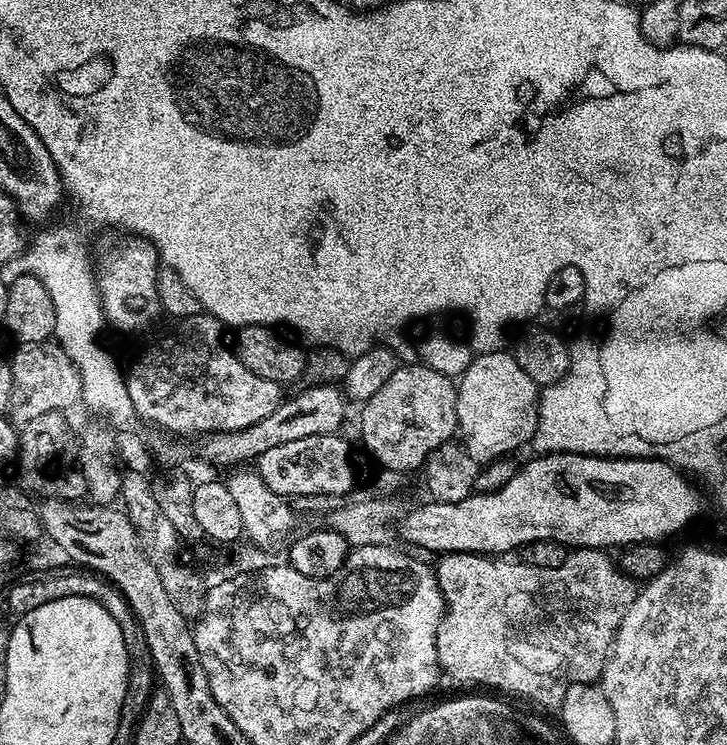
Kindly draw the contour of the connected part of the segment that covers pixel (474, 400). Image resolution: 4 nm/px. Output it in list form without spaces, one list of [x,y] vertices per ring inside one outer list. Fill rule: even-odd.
[[[497,350],[494,352],[482,352],[479,353],[469,364],[469,368],[458,377],[458,383],[456,384],[456,423],[458,425],[459,435],[462,437],[462,443],[465,448],[468,449],[470,458],[474,458],[477,465],[483,466],[491,461],[499,460],[507,457],[508,452],[515,450],[519,444],[524,444],[533,439],[536,435],[536,410],[538,407],[538,385],[531,380],[530,375],[526,374],[525,370],[522,370],[521,366],[518,366],[518,362],[515,361],[513,353],[508,350]]]

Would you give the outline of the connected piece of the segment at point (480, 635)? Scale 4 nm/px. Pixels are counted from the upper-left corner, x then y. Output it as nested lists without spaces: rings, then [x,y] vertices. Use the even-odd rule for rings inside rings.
[[[581,548],[572,550],[565,555],[562,566],[557,568],[535,568],[523,562],[511,564],[508,558],[493,558],[488,554],[477,554],[474,552],[450,552],[439,557],[440,565],[435,565],[434,571],[436,580],[440,583],[440,589],[444,592],[446,607],[444,617],[438,630],[438,658],[441,669],[448,672],[456,680],[473,680],[476,684],[485,684],[485,689],[501,688],[504,692],[513,692],[516,696],[525,696],[528,700],[533,700],[536,704],[541,704],[544,708],[559,709],[560,699],[564,696],[570,684],[580,681],[592,682],[604,671],[604,656],[608,653],[609,646],[612,645],[612,635],[616,632],[616,627],[622,622],[626,610],[634,602],[638,591],[638,584],[633,577],[625,574],[614,560],[611,560],[607,551],[599,548]],[[608,574],[609,578],[616,584],[603,584],[598,580],[599,576]]]

